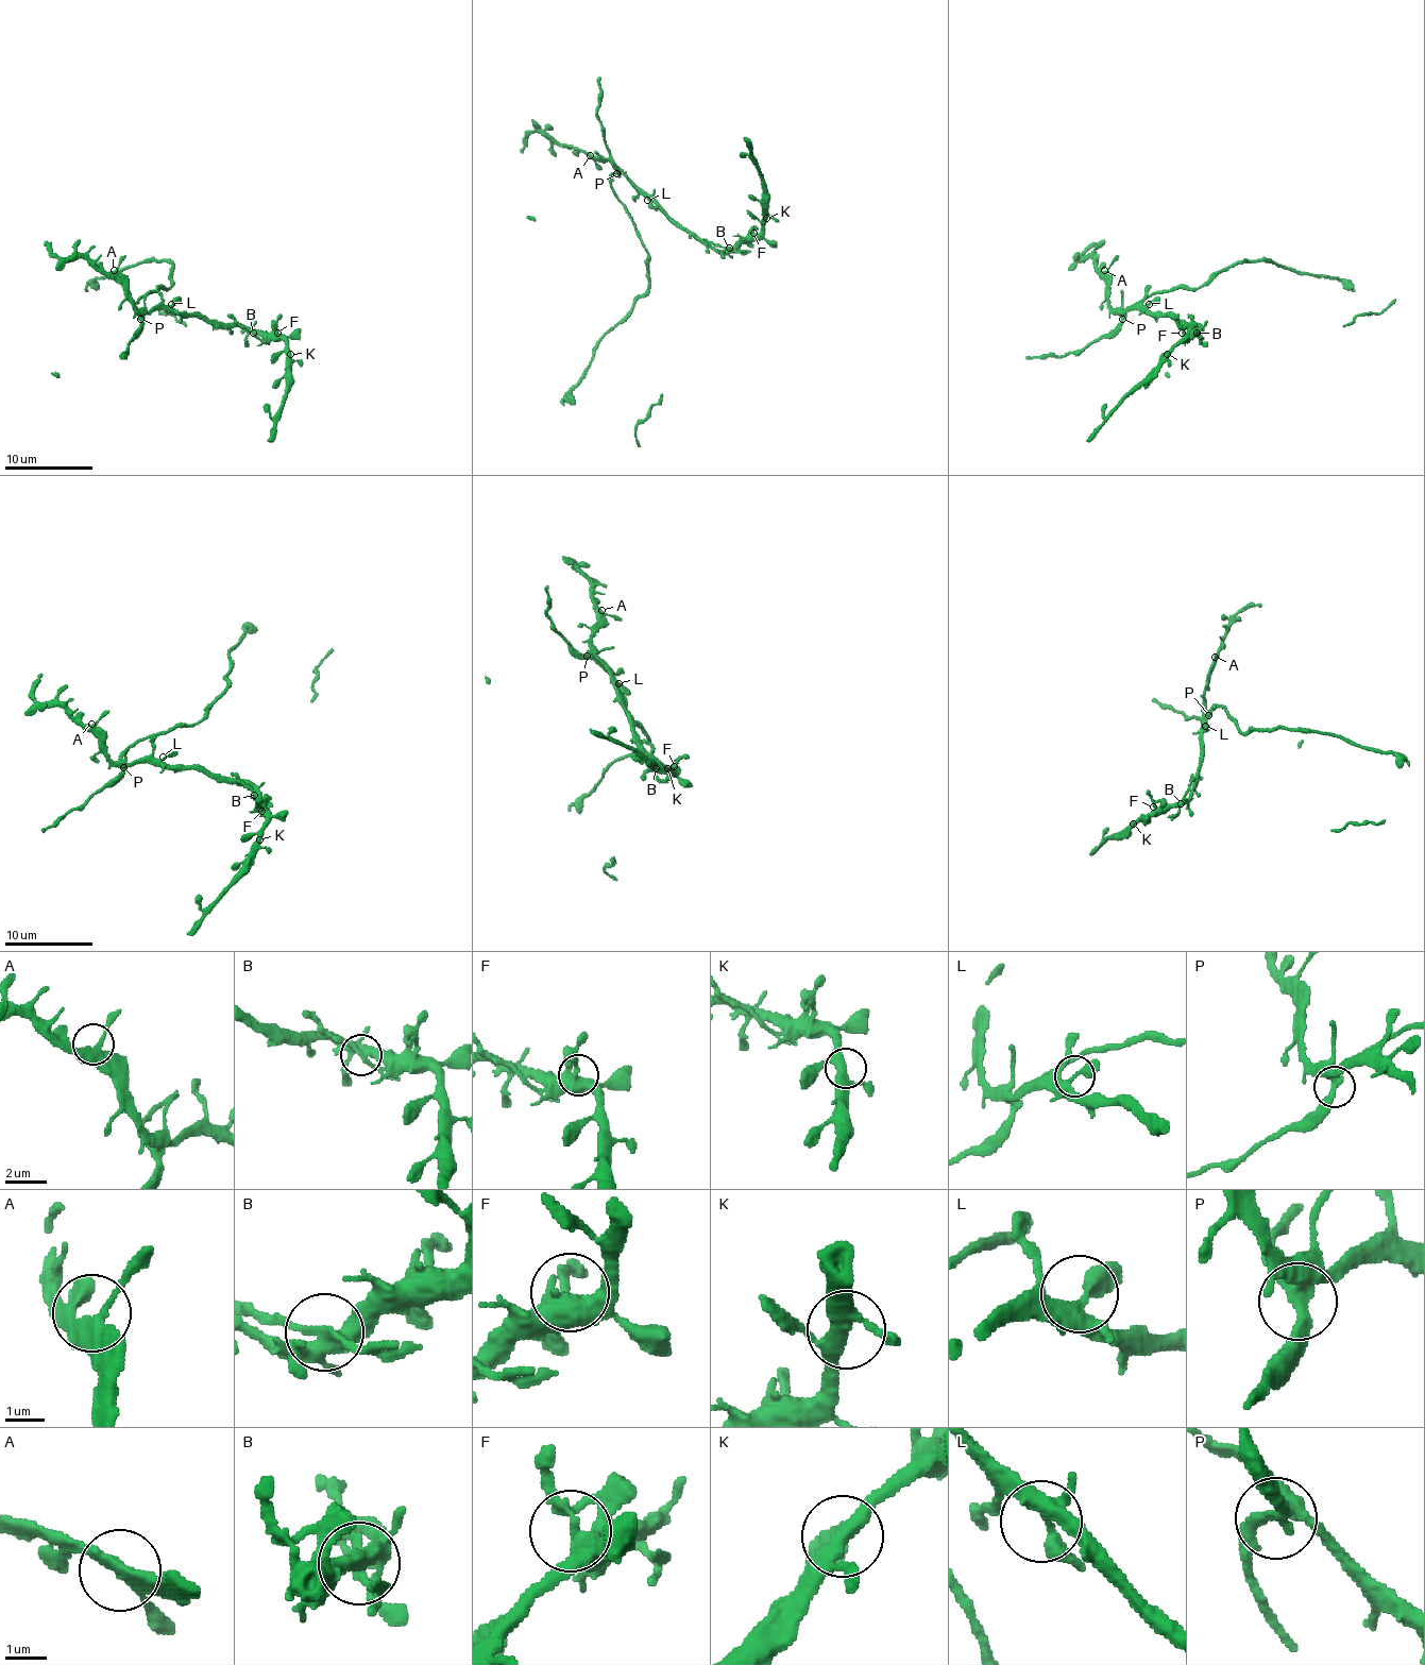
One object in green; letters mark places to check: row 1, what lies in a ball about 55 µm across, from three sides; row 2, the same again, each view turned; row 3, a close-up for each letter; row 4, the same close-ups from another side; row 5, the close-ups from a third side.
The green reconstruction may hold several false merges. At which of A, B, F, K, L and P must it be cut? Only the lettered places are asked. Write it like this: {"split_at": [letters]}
{"split_at": ["B", "P"]}

